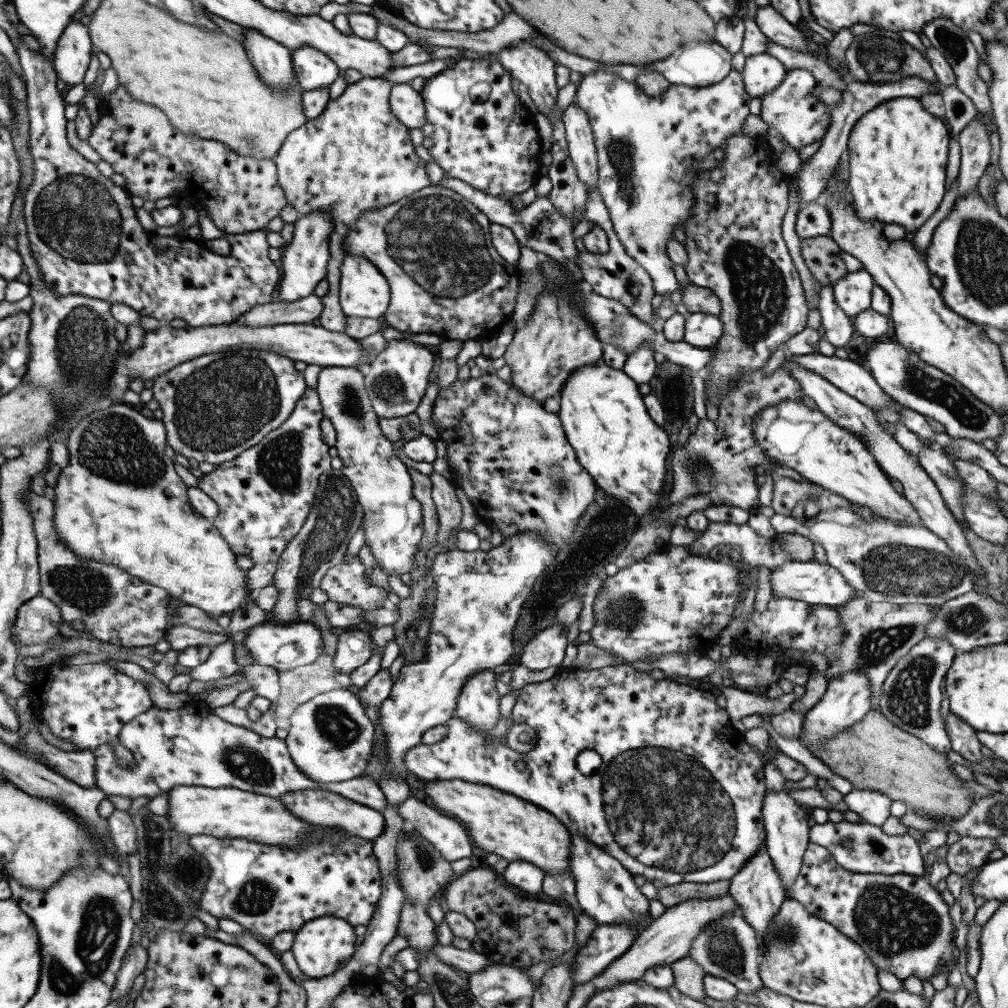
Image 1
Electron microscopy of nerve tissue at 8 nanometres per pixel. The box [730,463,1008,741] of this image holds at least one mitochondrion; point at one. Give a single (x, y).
(896, 568)

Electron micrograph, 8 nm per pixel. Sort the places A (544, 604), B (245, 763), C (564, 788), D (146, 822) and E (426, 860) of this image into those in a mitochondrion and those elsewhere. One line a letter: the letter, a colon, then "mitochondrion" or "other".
A: other
B: mitochondrion
C: other
D: mitochondrion
E: mitochondrion

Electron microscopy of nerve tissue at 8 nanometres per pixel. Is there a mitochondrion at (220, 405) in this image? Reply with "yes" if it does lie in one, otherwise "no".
yes

